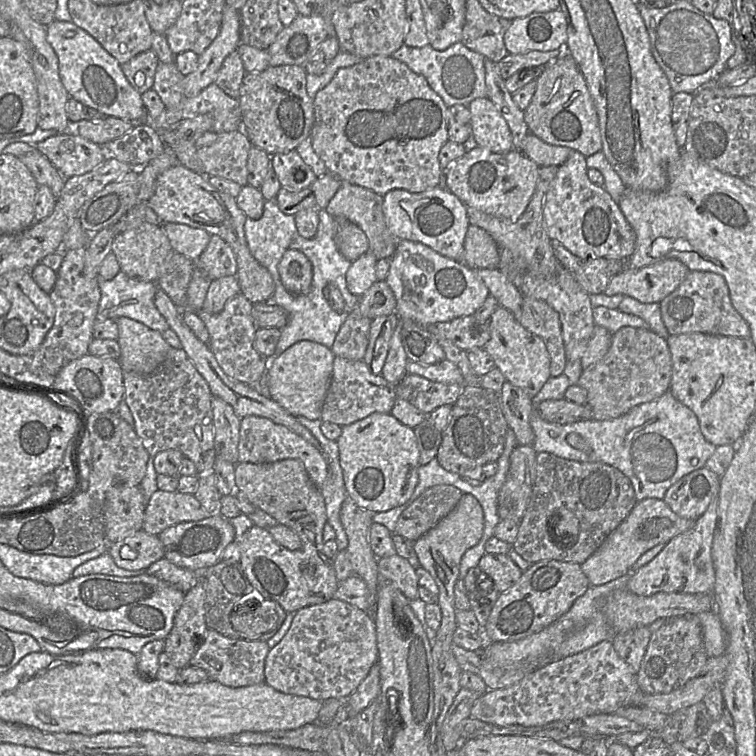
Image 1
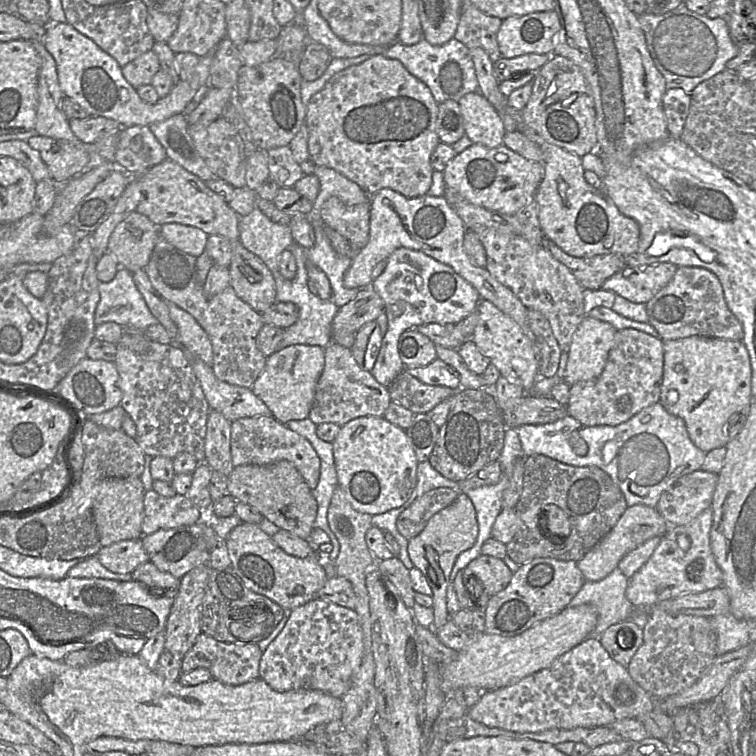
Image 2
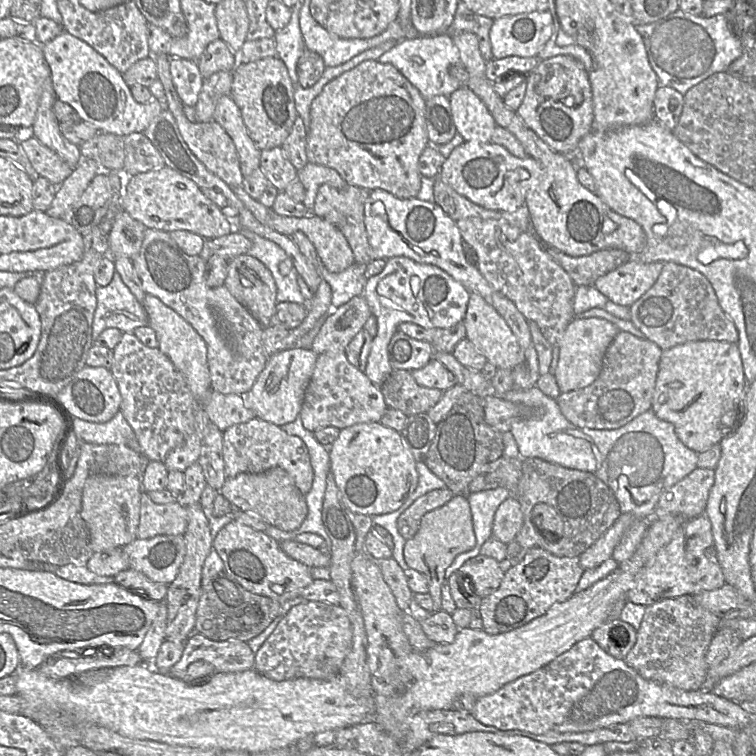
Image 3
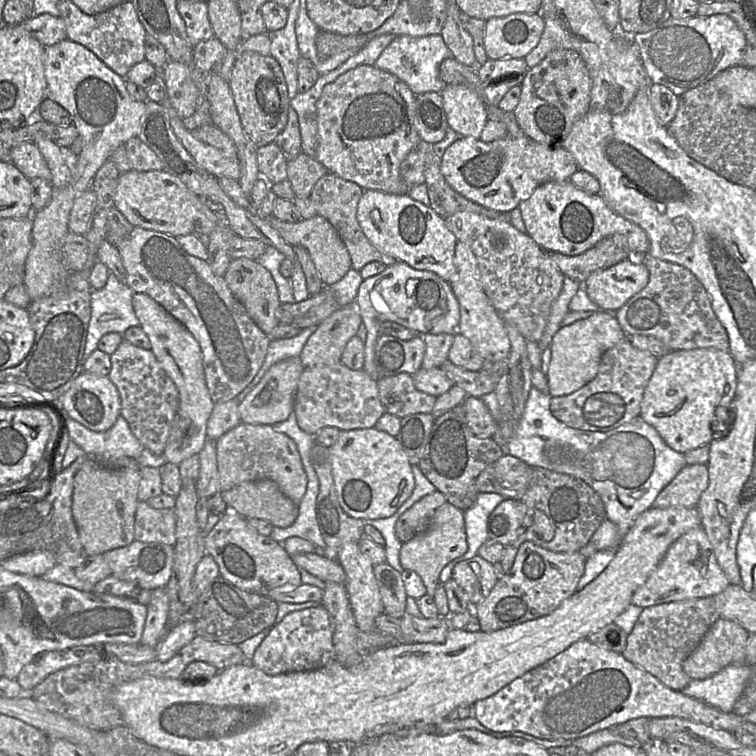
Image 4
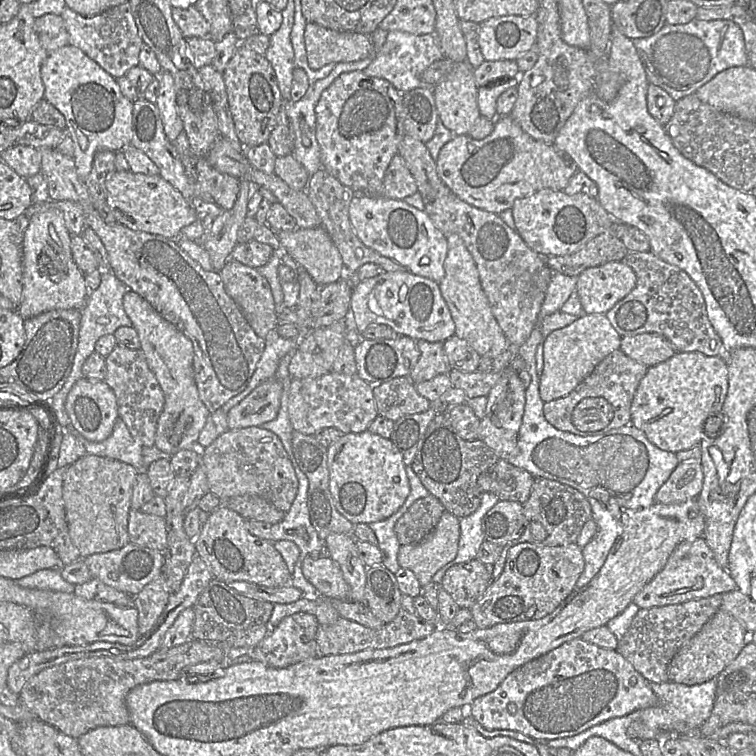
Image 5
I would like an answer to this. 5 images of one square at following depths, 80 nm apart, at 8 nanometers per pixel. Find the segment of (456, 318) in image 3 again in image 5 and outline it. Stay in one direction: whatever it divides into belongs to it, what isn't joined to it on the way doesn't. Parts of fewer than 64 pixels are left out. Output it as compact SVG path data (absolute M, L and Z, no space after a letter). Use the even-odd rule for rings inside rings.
M408 270L382 272L355 283L349 311L360 333L371 324L385 324L400 336L428 342L444 342L455 334L455 323L440 292L439 284Z

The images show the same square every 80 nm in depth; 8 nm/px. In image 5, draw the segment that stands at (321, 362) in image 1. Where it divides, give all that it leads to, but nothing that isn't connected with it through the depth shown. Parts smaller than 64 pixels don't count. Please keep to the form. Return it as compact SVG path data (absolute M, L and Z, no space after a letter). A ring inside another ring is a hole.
M275 376L258 385L227 414L229 430L260 426L278 415L284 384Z

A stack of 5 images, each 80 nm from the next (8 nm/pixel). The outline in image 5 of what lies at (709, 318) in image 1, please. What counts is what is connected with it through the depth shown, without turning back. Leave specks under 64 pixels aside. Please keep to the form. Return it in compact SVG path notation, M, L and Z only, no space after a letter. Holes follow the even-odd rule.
M651 251L629 252L622 261L633 269L636 275L636 285L628 295L605 314L619 335L625 337L642 333L656 333L664 336L677 352L700 352L706 356L726 354L720 336L708 319L703 294L686 272L675 265L666 263Z

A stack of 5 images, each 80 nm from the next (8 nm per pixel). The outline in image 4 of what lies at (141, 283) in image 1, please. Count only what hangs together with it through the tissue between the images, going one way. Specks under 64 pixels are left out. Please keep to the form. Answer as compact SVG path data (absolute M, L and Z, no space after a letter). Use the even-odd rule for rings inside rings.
M112 273L103 288L92 291L84 362L97 349L103 335L110 332L123 334L130 327L140 326L132 305L133 294L134 291Z

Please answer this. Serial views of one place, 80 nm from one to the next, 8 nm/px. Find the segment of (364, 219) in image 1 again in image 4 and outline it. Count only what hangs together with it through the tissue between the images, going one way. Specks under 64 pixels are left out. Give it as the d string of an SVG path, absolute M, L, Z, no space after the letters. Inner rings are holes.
M302 153L287 162L287 181L298 198L309 198L315 183L326 173L326 168L314 157Z

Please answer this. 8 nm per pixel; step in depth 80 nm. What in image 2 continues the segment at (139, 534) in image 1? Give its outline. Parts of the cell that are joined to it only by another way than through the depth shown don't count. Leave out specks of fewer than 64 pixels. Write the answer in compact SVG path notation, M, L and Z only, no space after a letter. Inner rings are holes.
M140 538L102 547L96 557L105 568L118 574L132 573L136 567L149 561Z

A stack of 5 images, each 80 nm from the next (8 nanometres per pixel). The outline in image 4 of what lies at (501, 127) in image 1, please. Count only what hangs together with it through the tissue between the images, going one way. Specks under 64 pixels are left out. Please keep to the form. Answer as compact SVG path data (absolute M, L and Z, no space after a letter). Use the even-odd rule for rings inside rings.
M446 85L441 97L449 127L460 136L480 139L489 119L480 94L464 85Z

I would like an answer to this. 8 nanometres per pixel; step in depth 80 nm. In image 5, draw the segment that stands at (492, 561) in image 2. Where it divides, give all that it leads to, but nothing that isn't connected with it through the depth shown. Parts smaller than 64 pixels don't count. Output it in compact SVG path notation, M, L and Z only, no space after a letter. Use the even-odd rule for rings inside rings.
M475 558L448 569L440 587L450 594L460 608L470 609L492 583L492 572L492 564L483 564Z

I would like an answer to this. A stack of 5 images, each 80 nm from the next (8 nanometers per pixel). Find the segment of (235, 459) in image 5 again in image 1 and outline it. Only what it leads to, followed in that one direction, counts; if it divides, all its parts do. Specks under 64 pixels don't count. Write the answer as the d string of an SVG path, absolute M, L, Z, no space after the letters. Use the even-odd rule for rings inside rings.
M249 415L241 419L238 442L238 462L273 463L283 459L299 459L317 488L321 488L328 476L327 461L321 449L314 447L300 435L269 418Z

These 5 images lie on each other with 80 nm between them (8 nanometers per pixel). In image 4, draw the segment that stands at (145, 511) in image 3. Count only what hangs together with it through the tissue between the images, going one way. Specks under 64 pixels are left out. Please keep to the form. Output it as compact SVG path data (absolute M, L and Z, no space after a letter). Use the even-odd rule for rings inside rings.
M138 502L134 523L134 540L174 546L175 531L174 508L154 509L147 502Z

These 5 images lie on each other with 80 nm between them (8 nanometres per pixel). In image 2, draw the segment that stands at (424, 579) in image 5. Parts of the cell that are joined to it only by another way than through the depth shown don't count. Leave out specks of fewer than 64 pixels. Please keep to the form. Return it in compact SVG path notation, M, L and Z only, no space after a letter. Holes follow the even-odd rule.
M460 492L452 504L433 515L422 532L409 540L409 557L414 566L426 576L432 589L432 629L435 633L451 618L447 609L447 588L454 563L459 554L476 543L478 533L479 525L473 502L466 493Z

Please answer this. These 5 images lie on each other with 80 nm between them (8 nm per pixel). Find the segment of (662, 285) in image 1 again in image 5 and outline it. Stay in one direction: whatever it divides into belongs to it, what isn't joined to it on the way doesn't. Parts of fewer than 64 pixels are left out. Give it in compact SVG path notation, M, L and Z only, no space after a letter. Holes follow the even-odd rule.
M612 261L581 272L575 291L586 314L606 314L635 285L633 269L623 261Z

